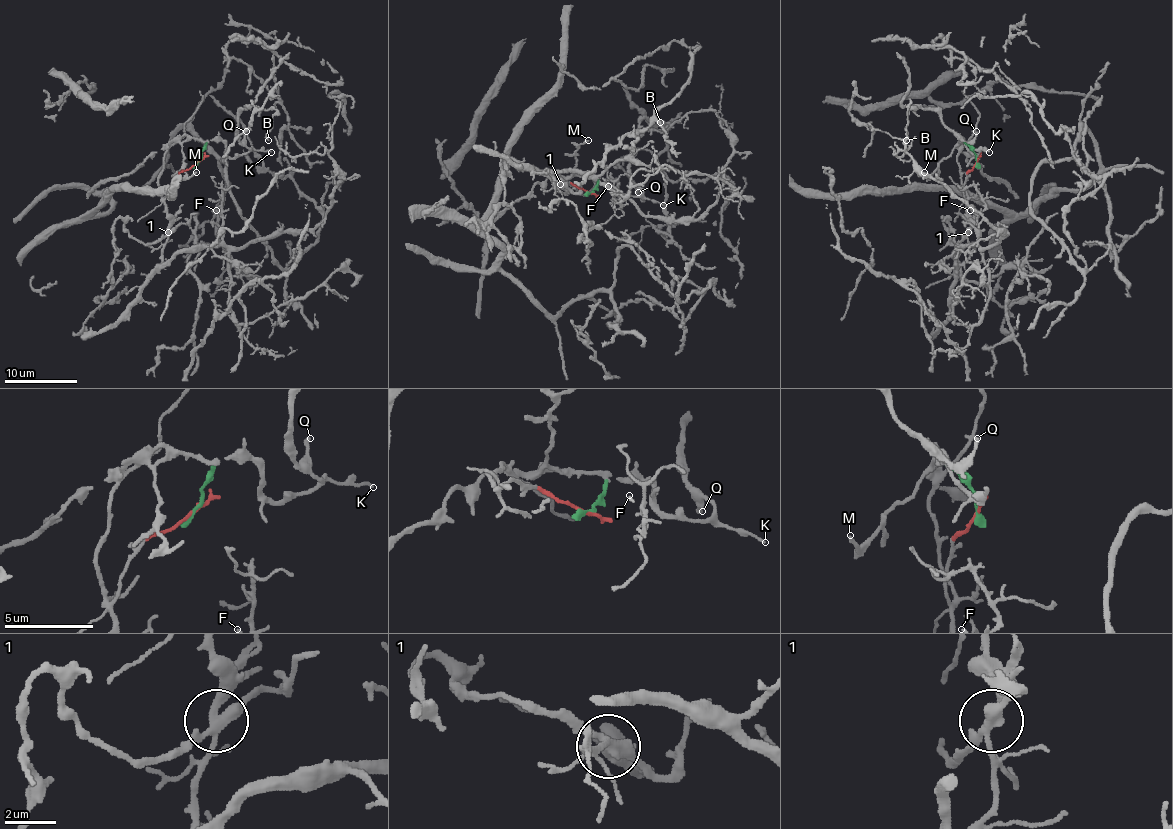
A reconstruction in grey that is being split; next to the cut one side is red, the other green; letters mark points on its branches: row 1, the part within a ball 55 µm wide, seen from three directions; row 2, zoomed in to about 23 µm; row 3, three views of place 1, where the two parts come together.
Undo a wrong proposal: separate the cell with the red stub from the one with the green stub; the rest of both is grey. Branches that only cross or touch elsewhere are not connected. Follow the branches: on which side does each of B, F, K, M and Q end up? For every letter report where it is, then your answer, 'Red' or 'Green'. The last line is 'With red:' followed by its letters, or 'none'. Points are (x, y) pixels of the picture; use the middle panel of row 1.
B: Place: (660, 122). Green
F: Place: (608, 186). Red
K: Place: (663, 205). Green
M: Place: (588, 140). Green
Q: Place: (638, 192). Green
With red: F

